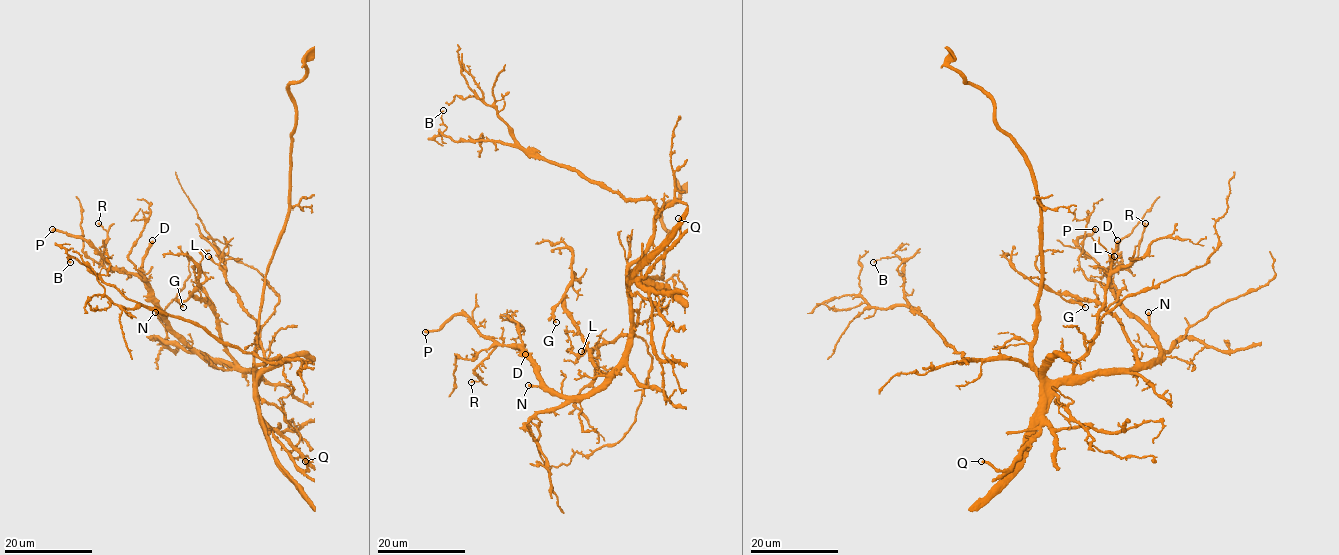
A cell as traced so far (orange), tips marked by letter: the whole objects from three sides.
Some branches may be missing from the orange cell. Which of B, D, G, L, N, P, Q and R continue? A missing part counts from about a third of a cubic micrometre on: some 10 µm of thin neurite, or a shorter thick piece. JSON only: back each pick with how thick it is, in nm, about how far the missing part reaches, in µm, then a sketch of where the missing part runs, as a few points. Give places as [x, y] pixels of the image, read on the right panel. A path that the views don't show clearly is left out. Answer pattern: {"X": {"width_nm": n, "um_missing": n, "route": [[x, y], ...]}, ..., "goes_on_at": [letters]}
{"D": {"width_nm": 380, "um_missing": 25}, "N": {"width_nm": 400, "um_missing": 20}, "P": {"width_nm": 440, "um_missing": 60}, "Q": {"width_nm": 320, "um_missing": 10, "route": [[981, 461], [964, 460], [947, 451], [943, 453], [944, 459]]}, "goes_on_at": ["D", "N", "P", "Q"]}

